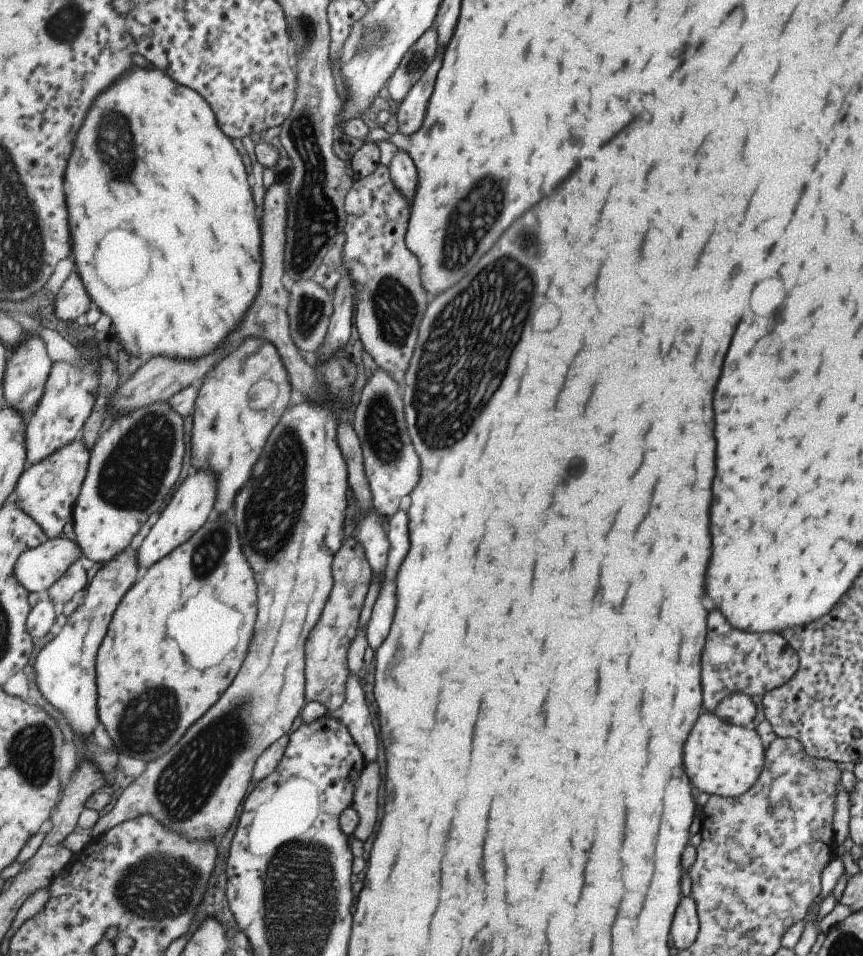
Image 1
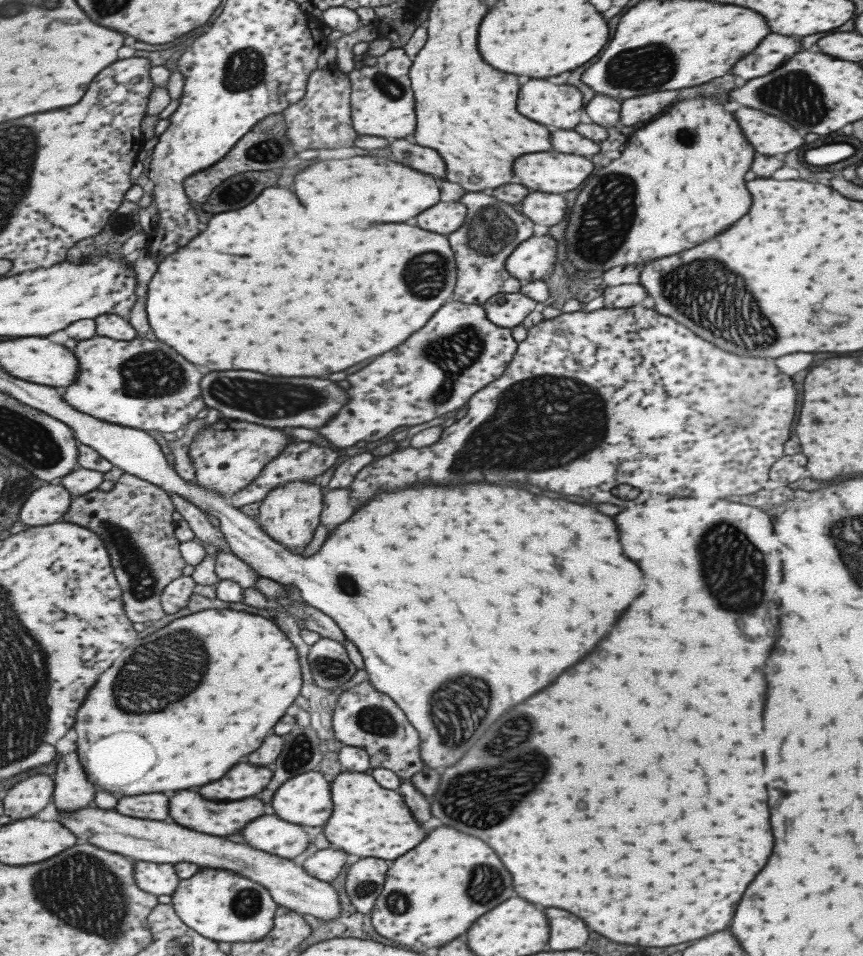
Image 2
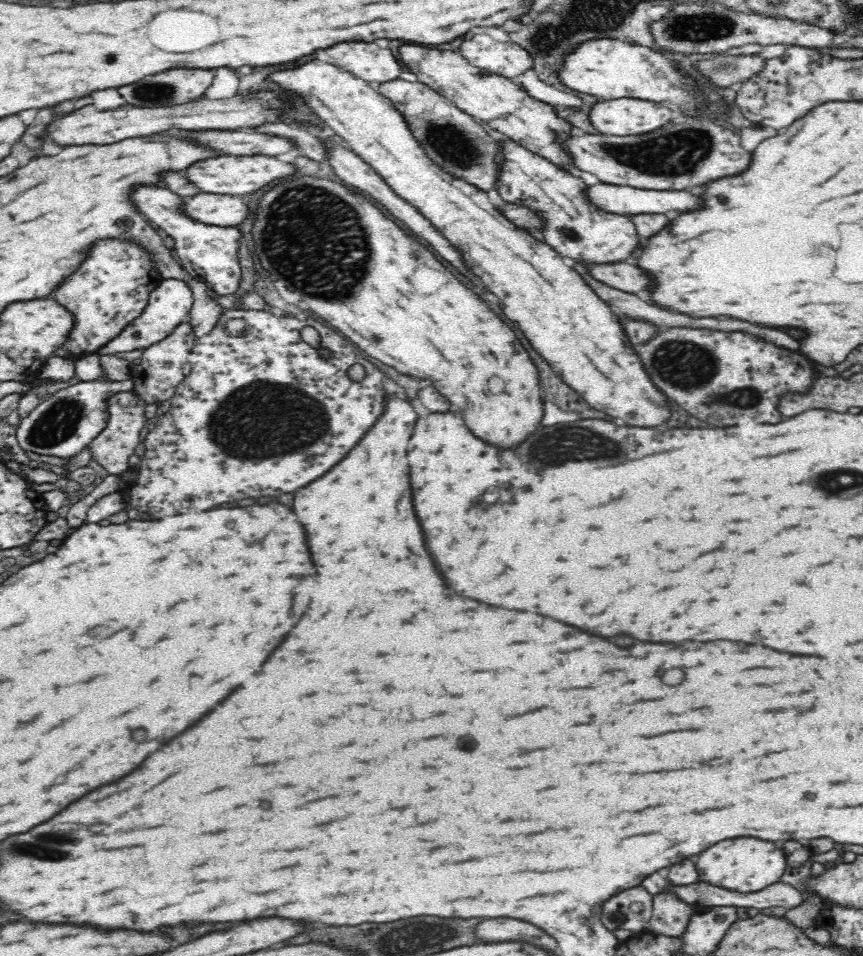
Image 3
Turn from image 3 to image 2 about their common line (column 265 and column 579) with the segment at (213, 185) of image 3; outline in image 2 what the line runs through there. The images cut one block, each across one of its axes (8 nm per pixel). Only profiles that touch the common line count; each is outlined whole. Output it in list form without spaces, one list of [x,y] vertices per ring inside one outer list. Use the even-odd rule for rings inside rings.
[[[541,152],[529,154],[517,162],[517,176],[535,192],[565,194],[575,190],[593,170],[585,156]]]

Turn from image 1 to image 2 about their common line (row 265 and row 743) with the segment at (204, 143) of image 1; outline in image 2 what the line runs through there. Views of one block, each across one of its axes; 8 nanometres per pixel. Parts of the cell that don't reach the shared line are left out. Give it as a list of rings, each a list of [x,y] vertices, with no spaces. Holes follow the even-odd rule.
[[[205,610],[181,620],[171,622],[167,628],[155,632],[149,638],[139,638],[135,646],[125,650],[125,654],[115,662],[111,670],[107,670],[97,686],[91,690],[87,702],[79,710],[77,718],[77,746],[79,746],[79,758],[81,764],[89,776],[89,780],[111,794],[121,796],[139,796],[139,794],[151,794],[151,792],[169,792],[169,790],[189,790],[195,786],[205,786],[215,780],[221,780],[235,764],[241,762],[243,756],[255,752],[269,732],[275,728],[275,724],[287,714],[287,708],[293,706],[295,698],[301,696],[301,664],[295,644],[287,638],[289,634],[279,630],[279,626],[259,614],[249,612],[237,612],[237,610]]]

